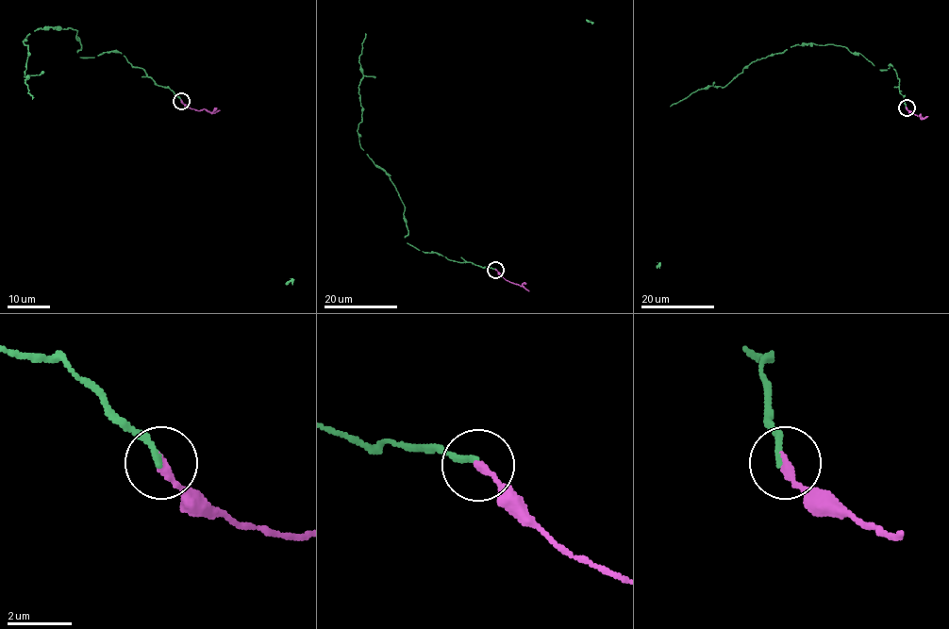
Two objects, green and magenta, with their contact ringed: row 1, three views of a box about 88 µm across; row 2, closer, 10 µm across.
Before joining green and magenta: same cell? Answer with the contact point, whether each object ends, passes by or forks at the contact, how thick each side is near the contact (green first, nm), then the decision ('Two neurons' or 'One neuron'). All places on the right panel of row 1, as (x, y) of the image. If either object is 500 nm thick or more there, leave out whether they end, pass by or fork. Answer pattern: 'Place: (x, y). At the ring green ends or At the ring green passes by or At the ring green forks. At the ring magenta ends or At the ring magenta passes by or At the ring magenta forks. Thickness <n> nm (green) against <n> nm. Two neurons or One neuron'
Place: (907, 107). At the ring green ends. At the ring magenta ends. Thickness 200 nm (green) against 280 nm. One neuron

